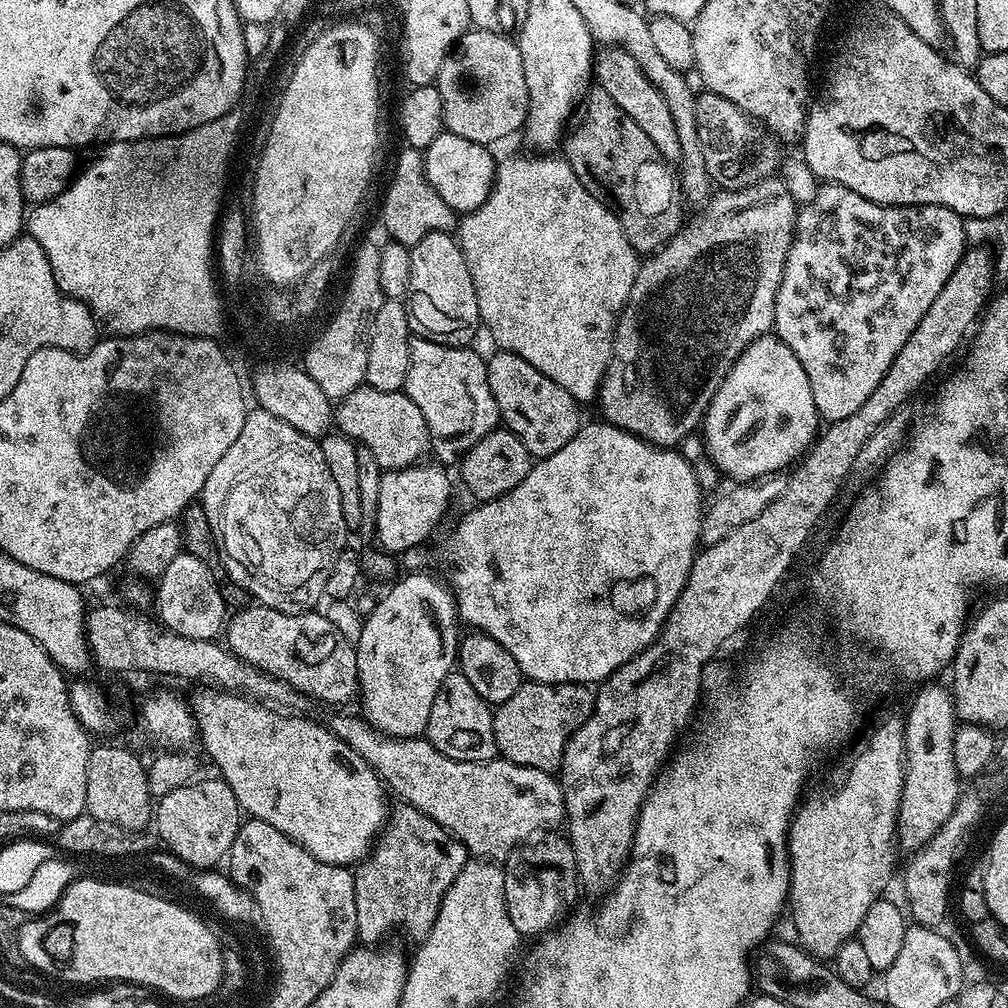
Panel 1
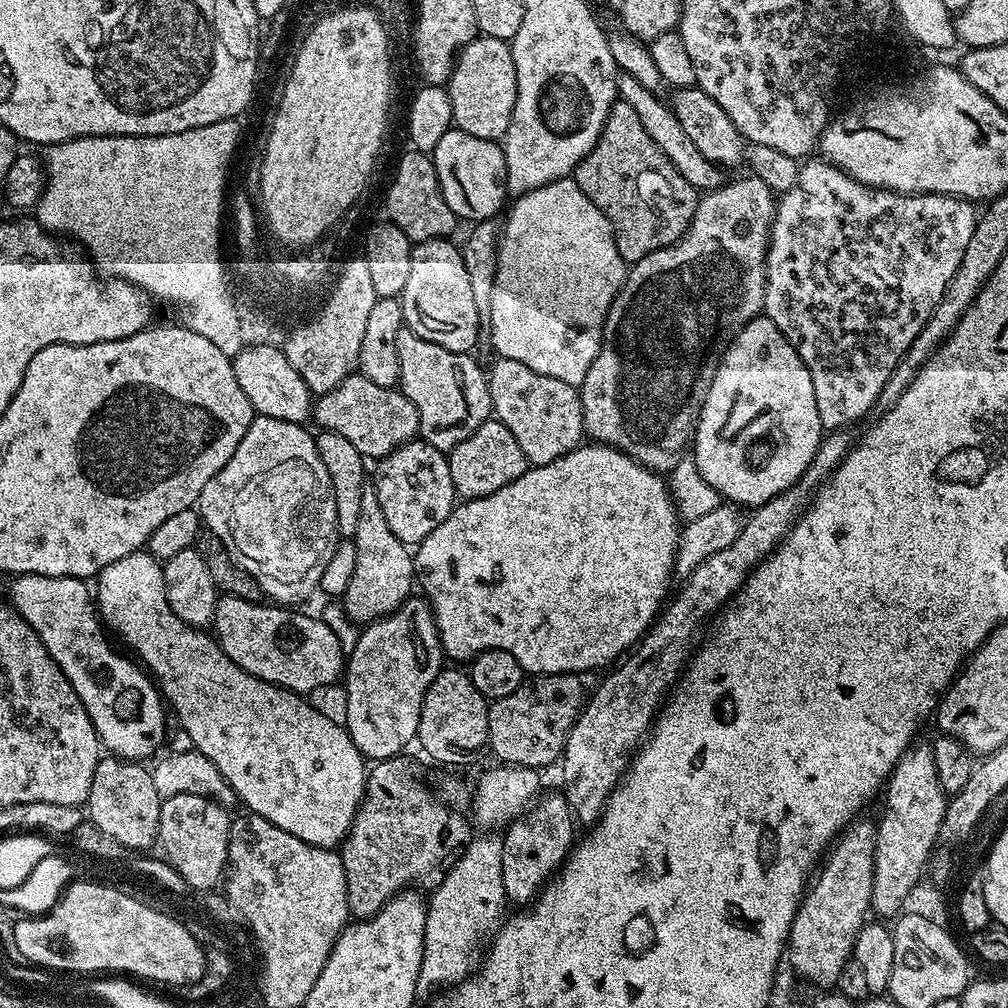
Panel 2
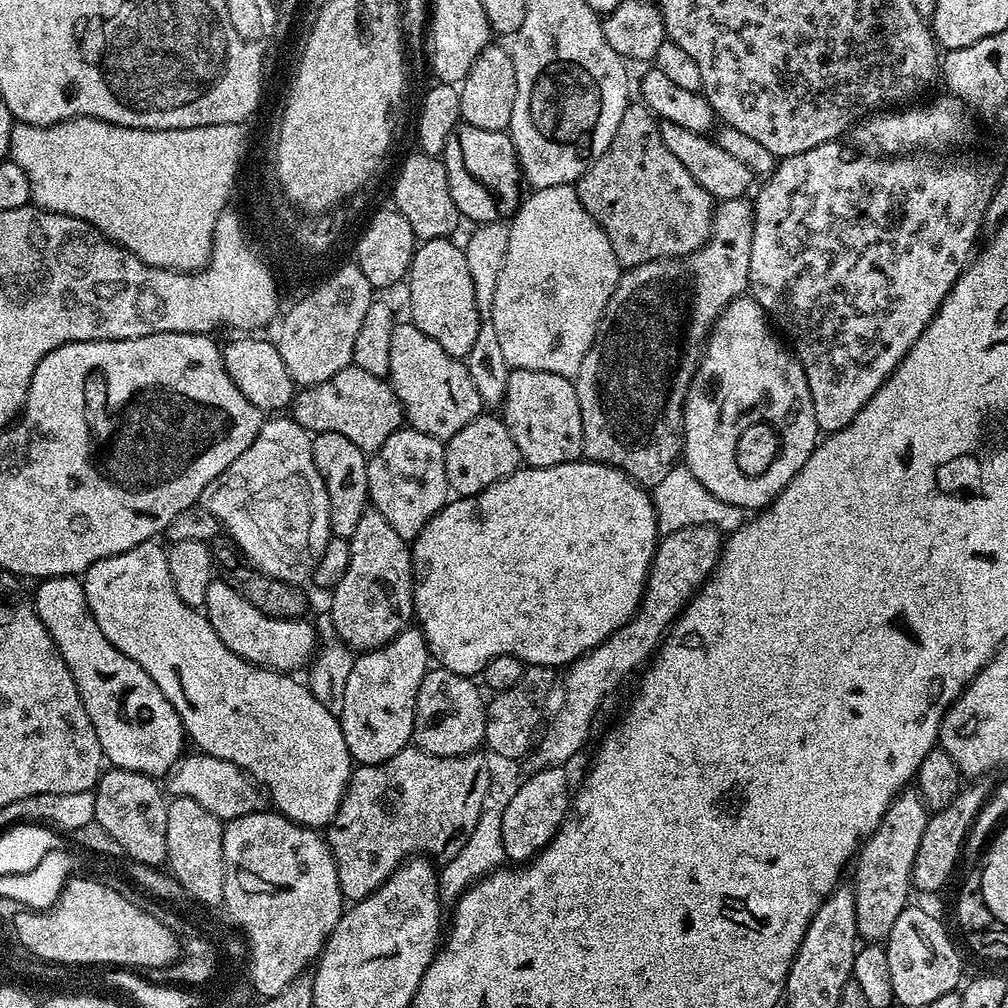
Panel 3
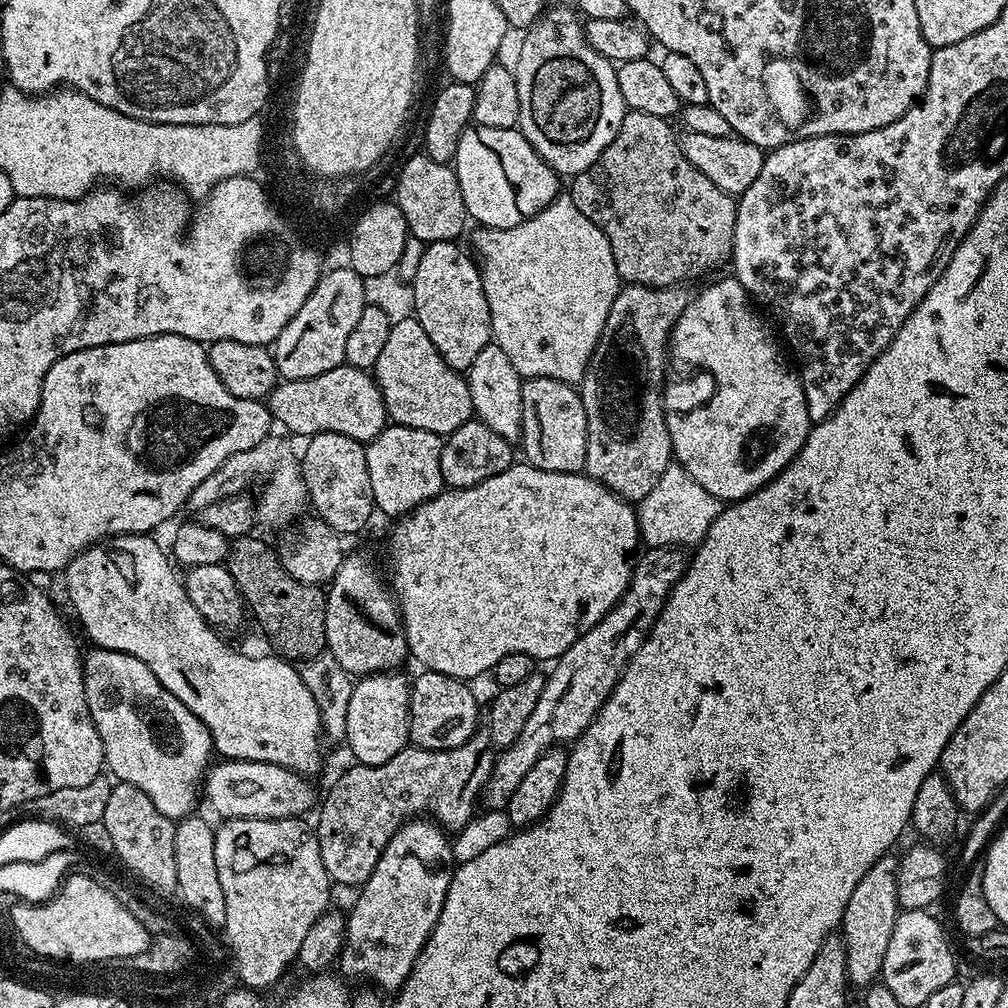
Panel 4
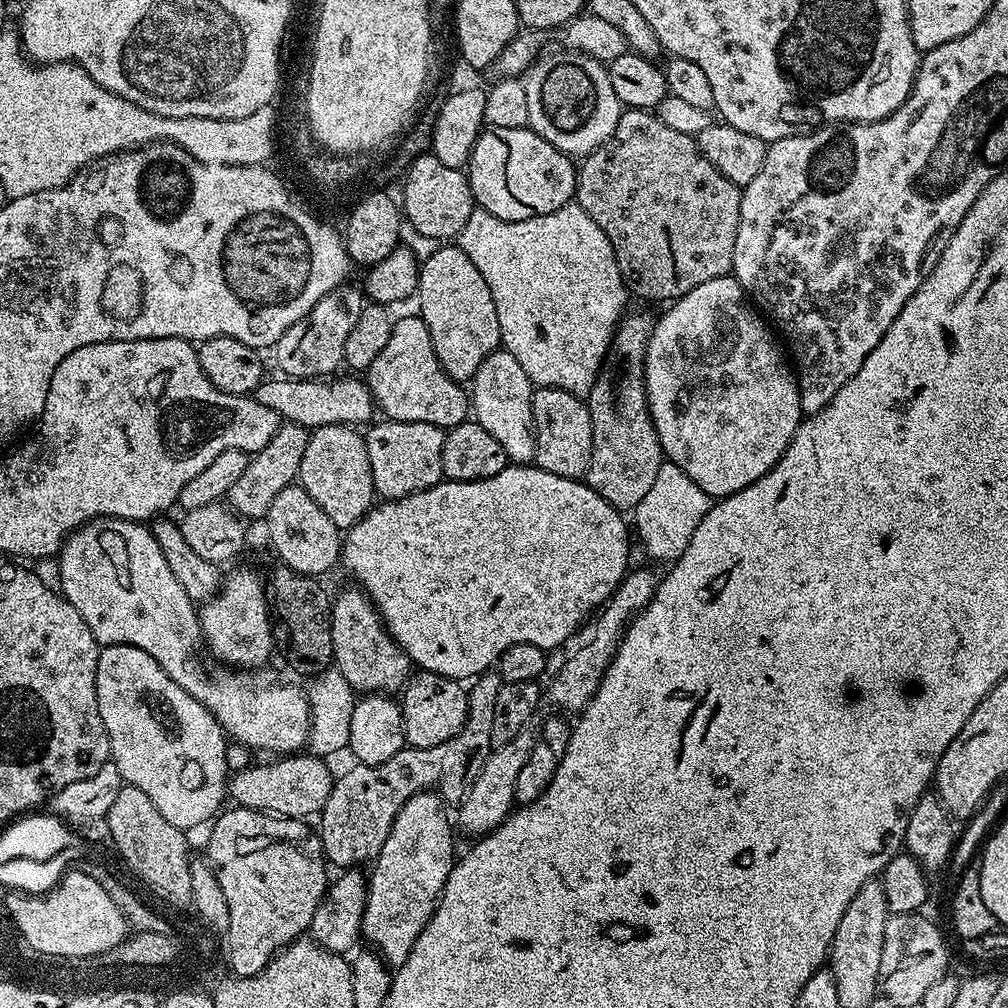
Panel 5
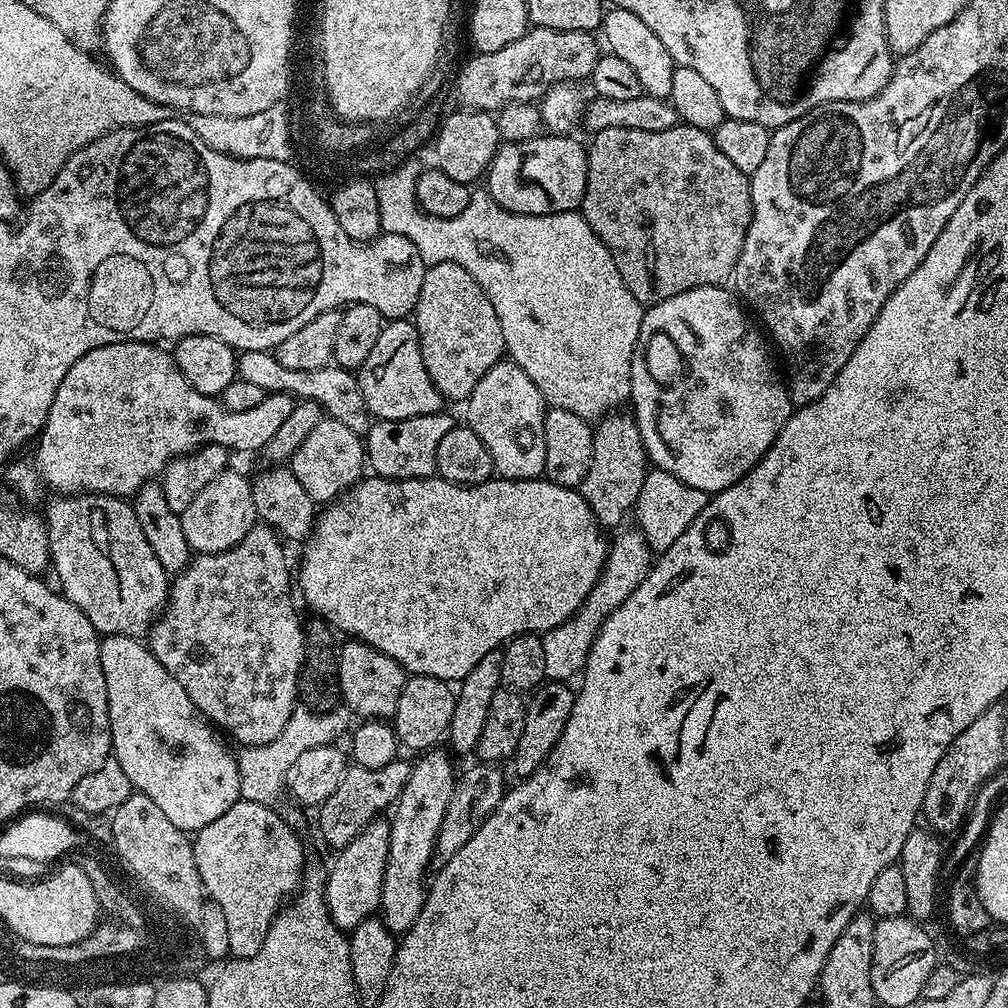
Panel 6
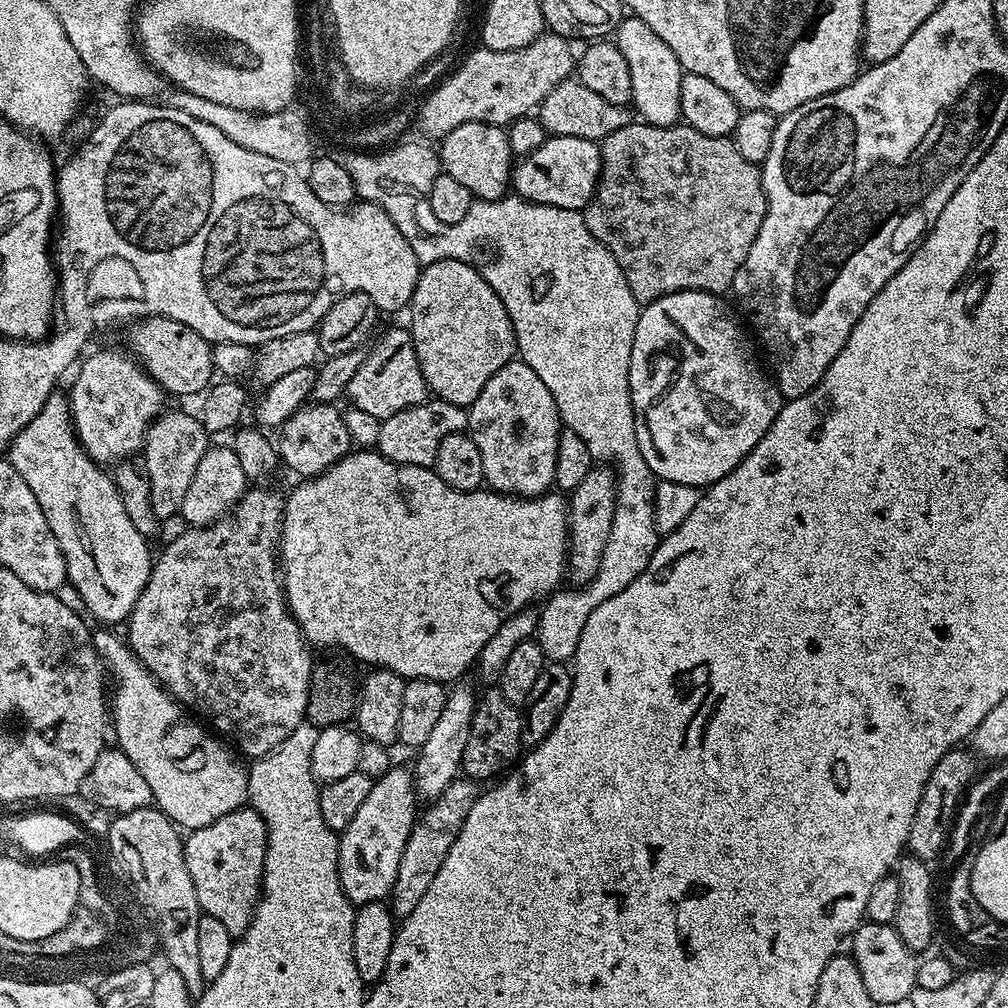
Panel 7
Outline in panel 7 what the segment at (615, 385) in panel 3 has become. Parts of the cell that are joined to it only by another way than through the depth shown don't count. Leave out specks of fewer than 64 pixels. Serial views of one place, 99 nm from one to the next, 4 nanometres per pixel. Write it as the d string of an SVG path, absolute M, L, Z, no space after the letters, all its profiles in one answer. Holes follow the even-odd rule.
M594 466L582 486L567 497L568 501L568 559L566 576L576 586L589 584L598 574L598 562L602 562L602 550L606 550L606 538L610 538L610 526L614 522L616 505L616 474L611 467Z

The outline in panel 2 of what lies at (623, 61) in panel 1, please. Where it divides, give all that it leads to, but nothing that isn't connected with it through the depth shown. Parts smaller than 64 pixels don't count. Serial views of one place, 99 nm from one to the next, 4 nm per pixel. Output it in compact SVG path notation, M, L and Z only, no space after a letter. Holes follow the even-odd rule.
M621 75L618 80L618 96L619 99L630 102L630 106L634 106L634 112L638 114L638 122L642 122L646 134L650 134L650 138L658 142L658 150L662 150L662 154L666 154L666 158L674 162L678 174L682 174L682 178L686 178L690 186L704 192L712 192L715 188L723 187L726 183L725 169L717 161L708 160L706 154L702 154L702 150L698 150L698 146L690 142L690 134L682 130L671 107L665 101L663 104L657 93L646 90L646 86L642 86L642 82L638 82L632 76Z

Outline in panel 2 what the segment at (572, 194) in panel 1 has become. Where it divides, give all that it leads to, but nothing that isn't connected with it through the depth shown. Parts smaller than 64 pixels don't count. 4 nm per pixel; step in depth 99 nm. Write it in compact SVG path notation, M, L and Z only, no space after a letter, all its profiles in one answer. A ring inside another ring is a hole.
M575 179L555 180L541 188L531 188L515 199L512 209L511 204L507 209L508 221L502 224L491 297L490 339L496 347L495 355L522 362L522 366L530 366L530 370L538 374L579 386L604 341L606 314L624 284L624 259L618 252L610 222L602 210L582 194Z

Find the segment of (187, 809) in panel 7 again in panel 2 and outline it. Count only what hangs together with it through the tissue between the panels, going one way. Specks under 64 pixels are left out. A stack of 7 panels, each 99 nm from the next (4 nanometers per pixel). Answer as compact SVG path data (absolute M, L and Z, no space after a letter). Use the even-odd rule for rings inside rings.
M20 574L15 577L12 584L12 596L10 603L16 613L23 618L30 627L38 634L42 646L54 658L54 662L66 674L70 686L78 694L82 706L90 714L92 724L100 736L101 745L111 755L126 760L137 762L147 761L147 756L157 755L156 747L164 740L164 712L165 705L162 703L161 693L154 683L153 677L135 659L127 660L119 656L108 645L104 637L105 629L102 627L101 617L94 603L93 593L83 579L78 576L30 576Z

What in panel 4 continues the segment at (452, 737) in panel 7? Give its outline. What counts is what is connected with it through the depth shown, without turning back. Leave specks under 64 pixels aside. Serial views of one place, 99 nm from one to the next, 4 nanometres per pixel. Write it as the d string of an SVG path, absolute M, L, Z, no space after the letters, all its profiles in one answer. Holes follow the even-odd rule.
M431 818L405 820L394 838L386 842L386 850L382 850L378 866L374 866L368 881L357 891L360 893L352 904L352 913L347 913L348 931L344 934L344 948L338 961L339 975L349 981L364 980L360 982L367 982L385 993L388 991L388 994L400 989L442 914L453 871L452 840L449 833Z

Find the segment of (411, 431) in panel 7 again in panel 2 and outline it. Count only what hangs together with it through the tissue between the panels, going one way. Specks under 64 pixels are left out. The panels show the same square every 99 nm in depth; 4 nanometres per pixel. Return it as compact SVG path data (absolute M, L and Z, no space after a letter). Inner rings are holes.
M423 438L409 440L401 448L396 448L389 456L383 457L375 465L375 468L374 487L378 494L378 503L382 506L382 515L385 516L390 530L394 530L394 538L398 538L404 544L409 546L421 544L430 534L430 530L434 530L434 526L441 524L458 503L454 482L450 482L450 466L447 455L427 444Z

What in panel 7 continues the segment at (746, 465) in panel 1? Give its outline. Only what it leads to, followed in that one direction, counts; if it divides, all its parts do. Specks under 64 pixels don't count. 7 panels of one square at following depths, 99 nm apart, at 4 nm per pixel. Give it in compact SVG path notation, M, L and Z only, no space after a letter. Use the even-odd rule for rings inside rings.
M675 292L669 296L658 298L652 304L646 304L641 307L638 326L634 330L634 346L630 350L630 398L632 399L632 409L636 419L636 437L638 438L638 450L642 450L642 458L646 458L646 466L650 466L652 473L660 480L669 480L670 482L685 483L686 486L692 486L703 489L730 474L734 466L758 446L758 442L770 430L774 418L778 418L782 397L780 391L776 389L773 377L766 371L765 365L756 361L757 349L750 339L749 333L740 329L740 324L736 321L737 313L727 308L723 304L719 295L711 292Z

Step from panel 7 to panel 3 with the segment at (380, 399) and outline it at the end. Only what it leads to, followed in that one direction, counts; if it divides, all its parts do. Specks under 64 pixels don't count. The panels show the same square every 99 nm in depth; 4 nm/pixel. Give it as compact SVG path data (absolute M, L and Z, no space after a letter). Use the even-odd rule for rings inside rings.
M397 323L394 334L390 334L390 370L387 379L392 385L394 394L404 407L404 419L411 427L422 434L430 434L436 440L446 442L462 426L466 426L476 416L481 415L480 395L468 373L468 365L463 359L446 354L434 338L422 334L414 323Z

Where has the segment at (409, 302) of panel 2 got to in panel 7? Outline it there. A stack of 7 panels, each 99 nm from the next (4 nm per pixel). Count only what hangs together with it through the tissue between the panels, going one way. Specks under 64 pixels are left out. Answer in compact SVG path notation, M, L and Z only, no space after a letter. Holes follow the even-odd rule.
M439 260L423 265L416 278L411 312L410 331L418 354L418 366L433 397L468 408L474 398L482 394L482 386L486 386L486 382L490 382L490 378L494 378L494 374L498 374L498 370L517 355L514 326L510 322L510 314L506 314L506 306L502 306L502 298L494 294L480 269L467 260Z

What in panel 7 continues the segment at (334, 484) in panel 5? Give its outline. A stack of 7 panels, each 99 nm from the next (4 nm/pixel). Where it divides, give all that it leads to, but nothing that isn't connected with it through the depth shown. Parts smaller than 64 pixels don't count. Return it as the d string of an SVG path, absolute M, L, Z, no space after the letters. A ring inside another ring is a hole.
M309 402L303 408L299 408L293 416L285 422L282 435L278 440L278 456L292 472L297 472L297 477L307 478L309 476L320 476L327 468L334 466L341 458L353 451L354 445L350 434L346 430L343 411L336 404L318 404Z

